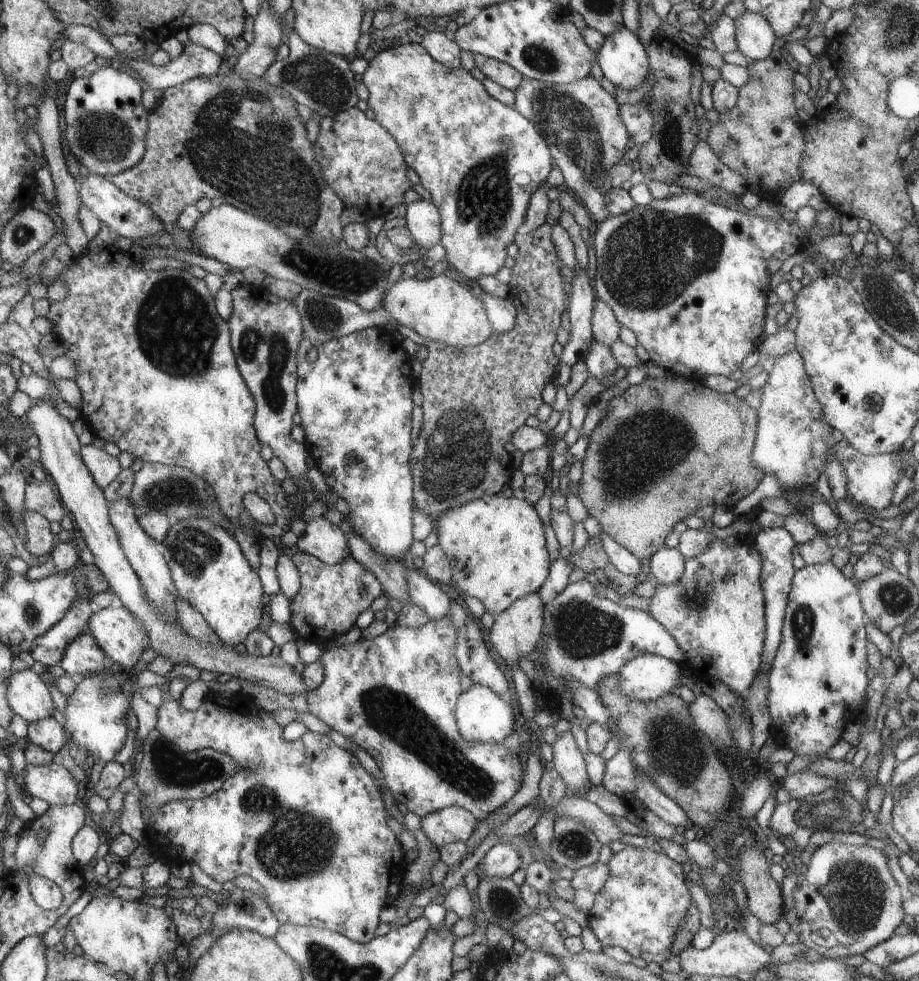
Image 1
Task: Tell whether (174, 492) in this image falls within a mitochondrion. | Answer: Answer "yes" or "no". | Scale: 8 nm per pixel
yes

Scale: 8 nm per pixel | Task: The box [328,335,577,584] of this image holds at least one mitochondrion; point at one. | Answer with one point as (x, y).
(439, 473)

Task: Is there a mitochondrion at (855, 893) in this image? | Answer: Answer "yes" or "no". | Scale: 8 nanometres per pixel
yes

